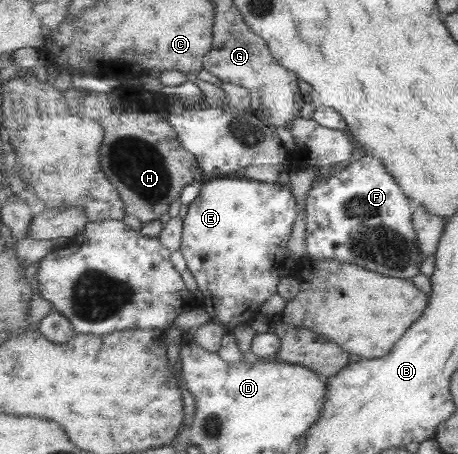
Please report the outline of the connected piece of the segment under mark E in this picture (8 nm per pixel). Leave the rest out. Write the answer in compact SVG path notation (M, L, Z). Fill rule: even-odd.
M223 177L221 179L206 179L200 183L199 195L189 204L188 213L184 217L184 235L182 240L182 246L180 251L188 265L188 270L195 277L198 288L204 296L205 311L209 313L213 322L219 322L229 331L234 331L236 327L243 323L248 323L257 317L260 313L260 308L266 304L266 302L278 294L278 286L284 276L283 270L288 267L287 245L291 241L291 235L293 235L293 225L297 221L297 201L295 201L295 195L291 193L291 187L289 185L281 185L281 183L265 183L265 181L249 180L243 177L229 178Z

